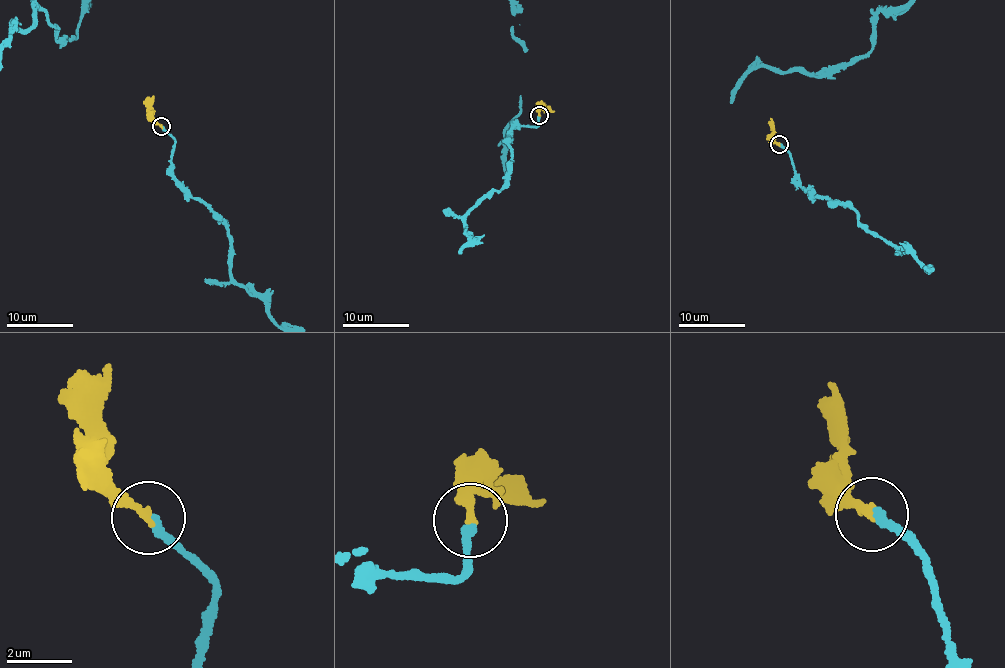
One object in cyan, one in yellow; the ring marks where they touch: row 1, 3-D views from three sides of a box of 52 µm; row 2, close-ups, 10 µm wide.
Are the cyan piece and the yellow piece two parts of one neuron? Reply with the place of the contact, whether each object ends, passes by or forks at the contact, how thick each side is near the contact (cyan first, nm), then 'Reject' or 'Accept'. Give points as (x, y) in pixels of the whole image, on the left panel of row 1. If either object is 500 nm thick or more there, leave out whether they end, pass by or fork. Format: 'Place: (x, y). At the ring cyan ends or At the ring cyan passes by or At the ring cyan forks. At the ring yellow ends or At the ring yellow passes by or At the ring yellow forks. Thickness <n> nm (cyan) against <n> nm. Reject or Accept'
Place: (161, 126). At the ring cyan ends. At the ring yellow ends. Thickness 220 nm (cyan) against 200 nm. Accept

